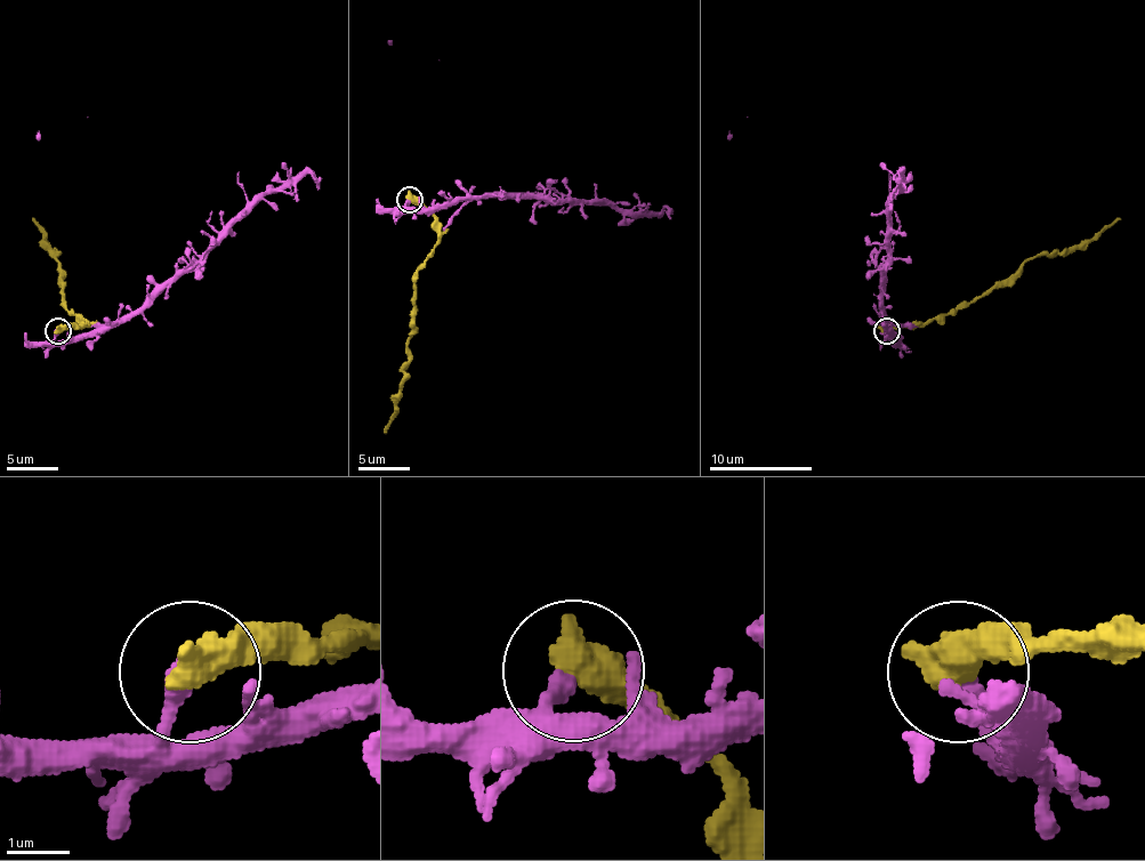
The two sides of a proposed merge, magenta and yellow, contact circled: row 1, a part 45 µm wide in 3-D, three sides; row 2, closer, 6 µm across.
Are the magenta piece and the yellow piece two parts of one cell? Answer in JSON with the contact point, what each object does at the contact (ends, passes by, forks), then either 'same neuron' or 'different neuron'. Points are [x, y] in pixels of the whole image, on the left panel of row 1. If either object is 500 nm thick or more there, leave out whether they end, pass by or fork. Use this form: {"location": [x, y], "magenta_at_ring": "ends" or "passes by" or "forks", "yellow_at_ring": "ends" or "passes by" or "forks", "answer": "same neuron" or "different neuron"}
{"location": [58, 330], "answer": "different neuron"}

